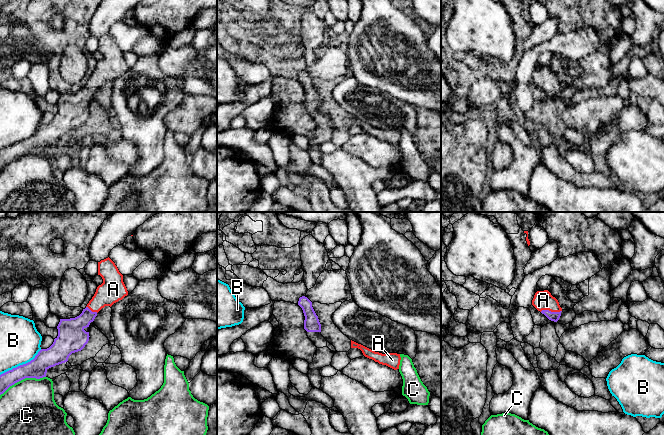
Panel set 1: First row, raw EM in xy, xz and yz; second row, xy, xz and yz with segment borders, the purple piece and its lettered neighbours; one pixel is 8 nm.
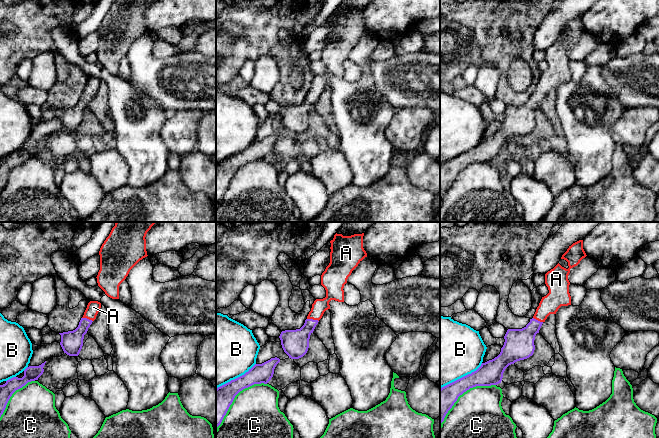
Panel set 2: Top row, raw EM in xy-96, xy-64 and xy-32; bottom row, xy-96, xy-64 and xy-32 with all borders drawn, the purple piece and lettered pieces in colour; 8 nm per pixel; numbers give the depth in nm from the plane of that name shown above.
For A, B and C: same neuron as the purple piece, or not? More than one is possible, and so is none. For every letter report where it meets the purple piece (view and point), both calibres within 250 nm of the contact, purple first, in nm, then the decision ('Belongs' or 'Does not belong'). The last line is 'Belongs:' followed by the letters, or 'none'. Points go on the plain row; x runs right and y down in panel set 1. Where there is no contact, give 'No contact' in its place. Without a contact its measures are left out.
A: Touches purple at yz (550, 87). Thickness 80 nm (purple) against 160 nm. Belongs
B: Touches purple at xy (21, 141). Thickness 160 nm (purple) against 320 nm. Does not belong
C: Touches purple at xy (22, 155). Thickness 160 nm (purple) against 440 nm. Does not belong
Belongs: A

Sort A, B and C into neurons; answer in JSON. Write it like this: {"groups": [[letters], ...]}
{"groups": [["A"], ["B"], ["C"]]}

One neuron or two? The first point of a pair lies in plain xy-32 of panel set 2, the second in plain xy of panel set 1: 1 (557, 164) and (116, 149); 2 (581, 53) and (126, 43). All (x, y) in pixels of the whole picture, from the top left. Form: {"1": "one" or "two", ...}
{"1": "two", "2": "one"}

